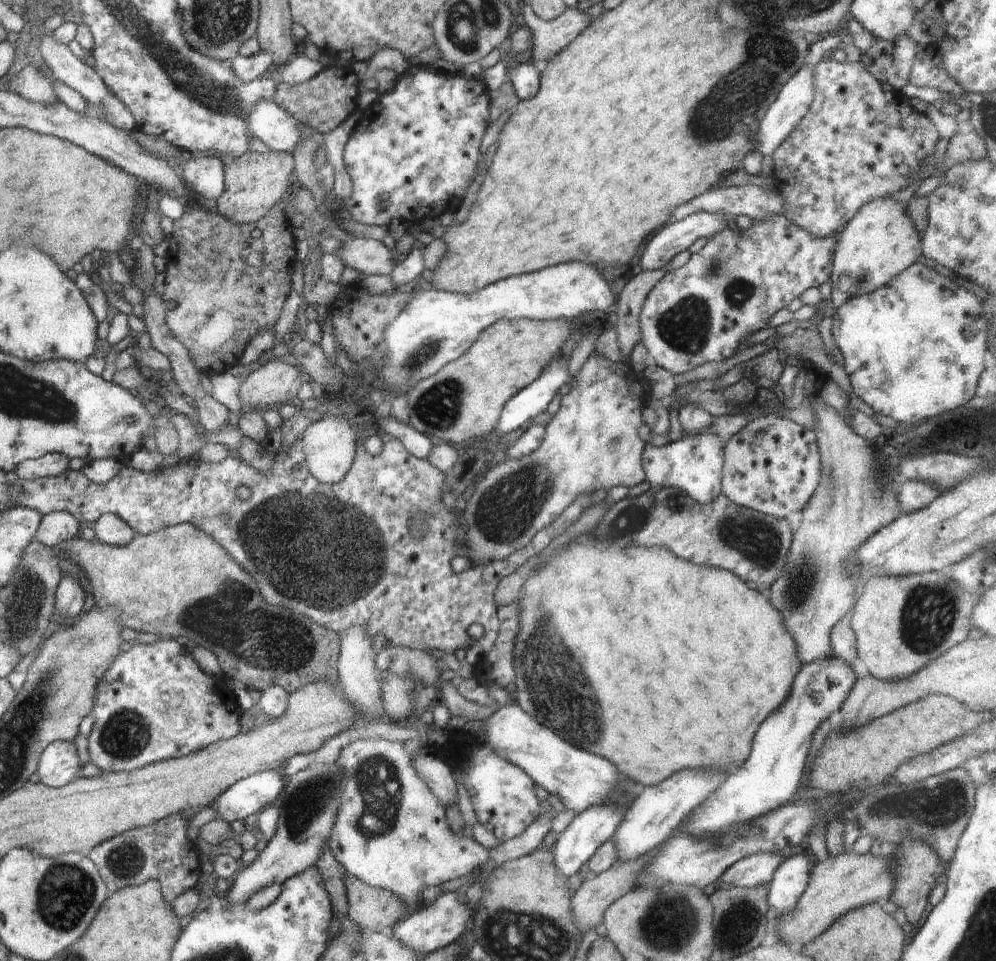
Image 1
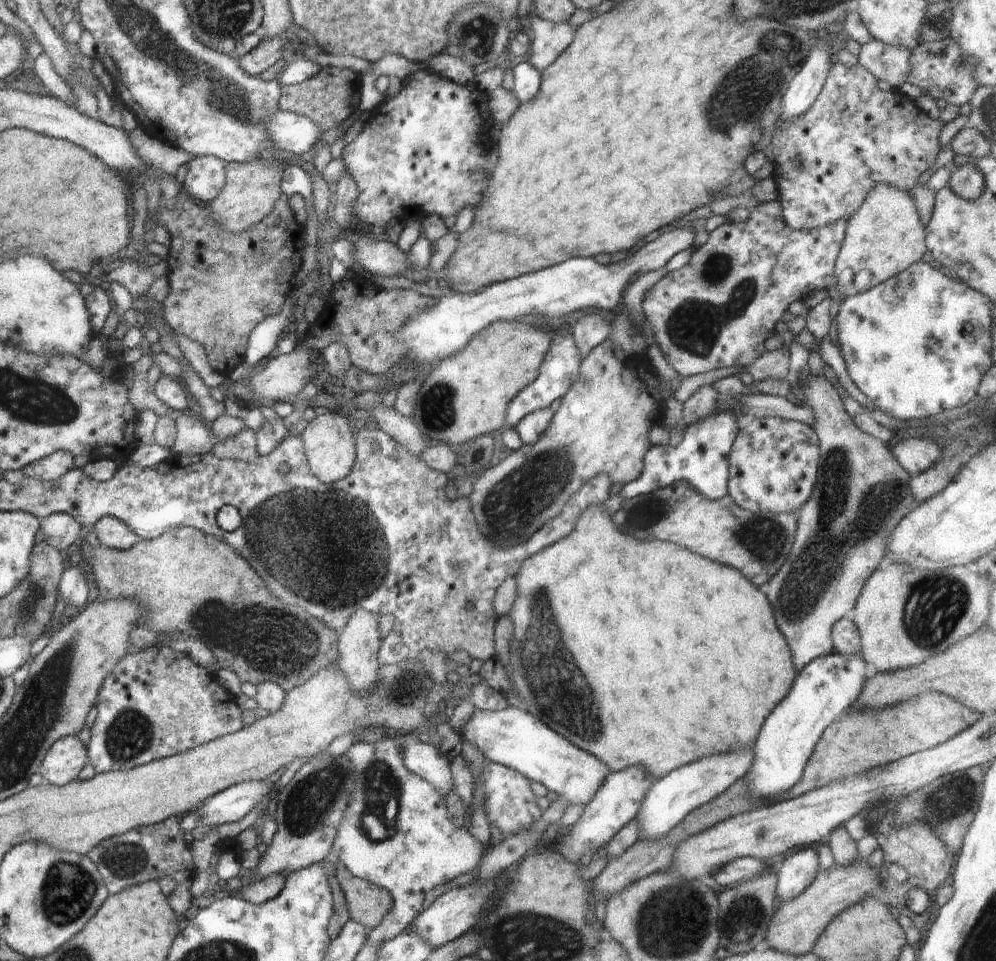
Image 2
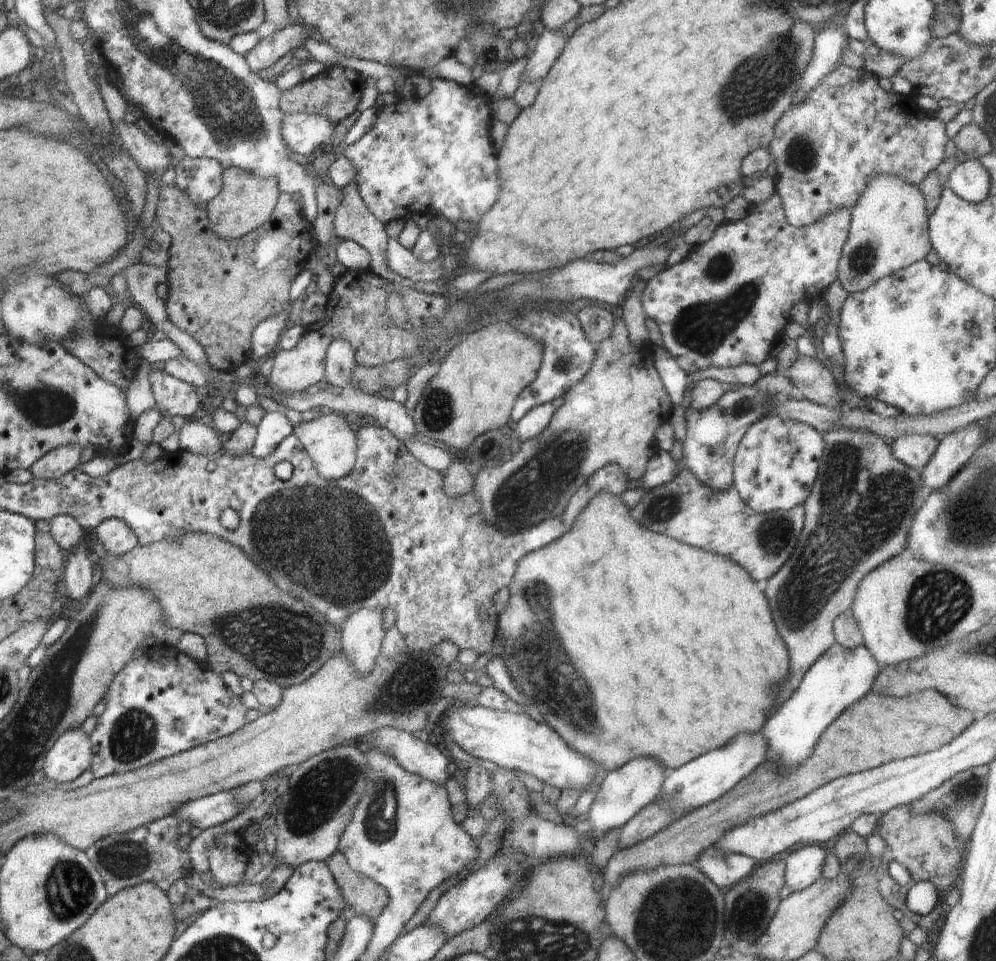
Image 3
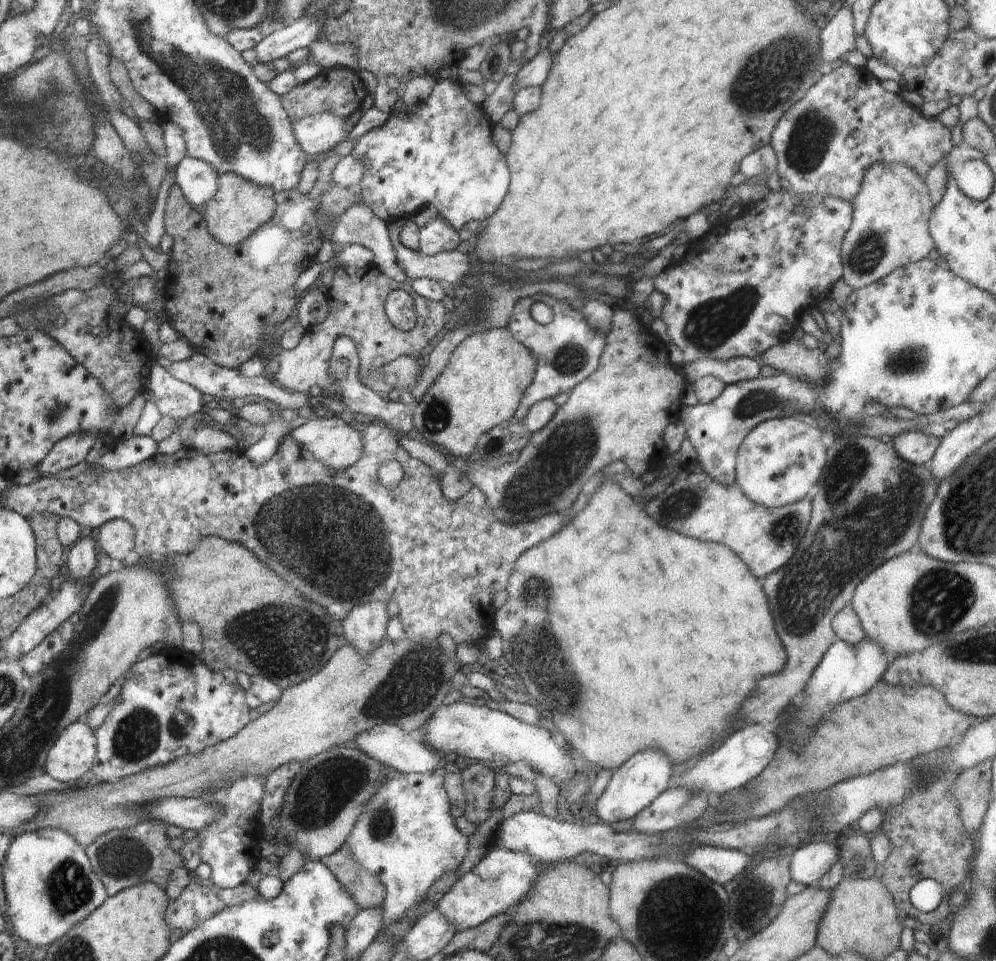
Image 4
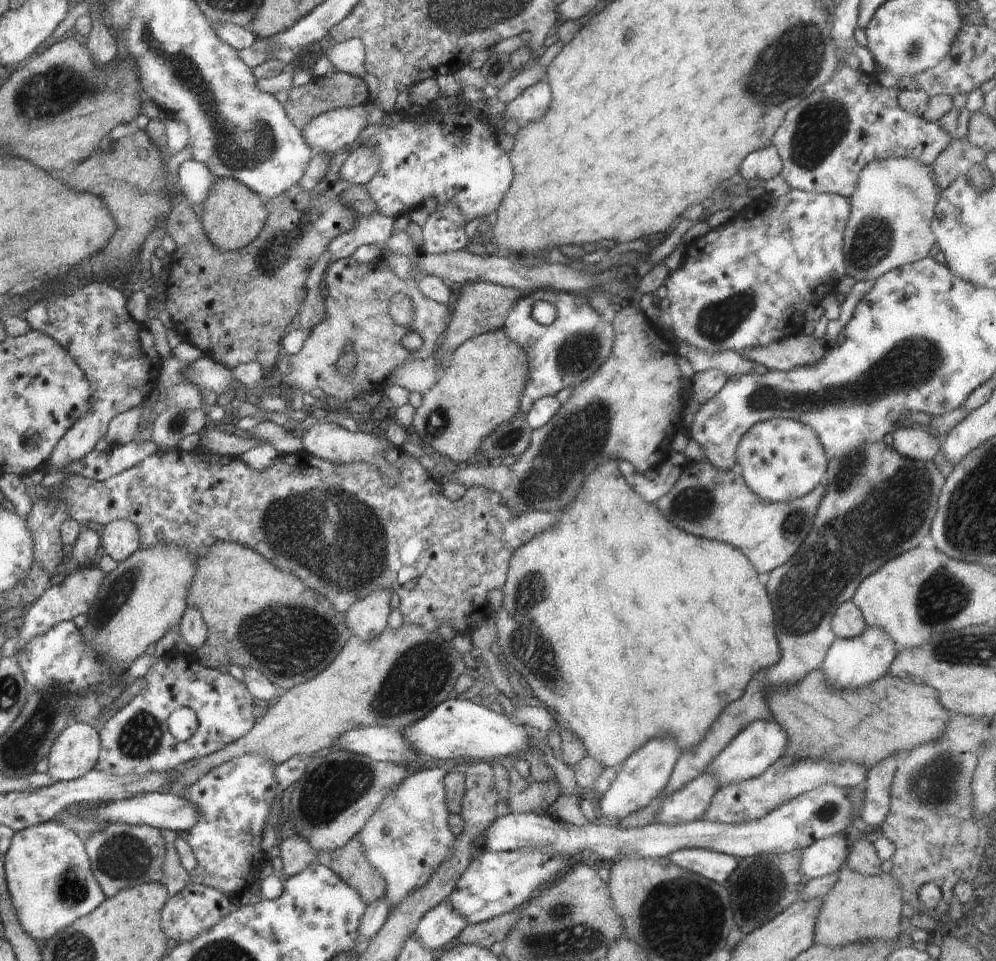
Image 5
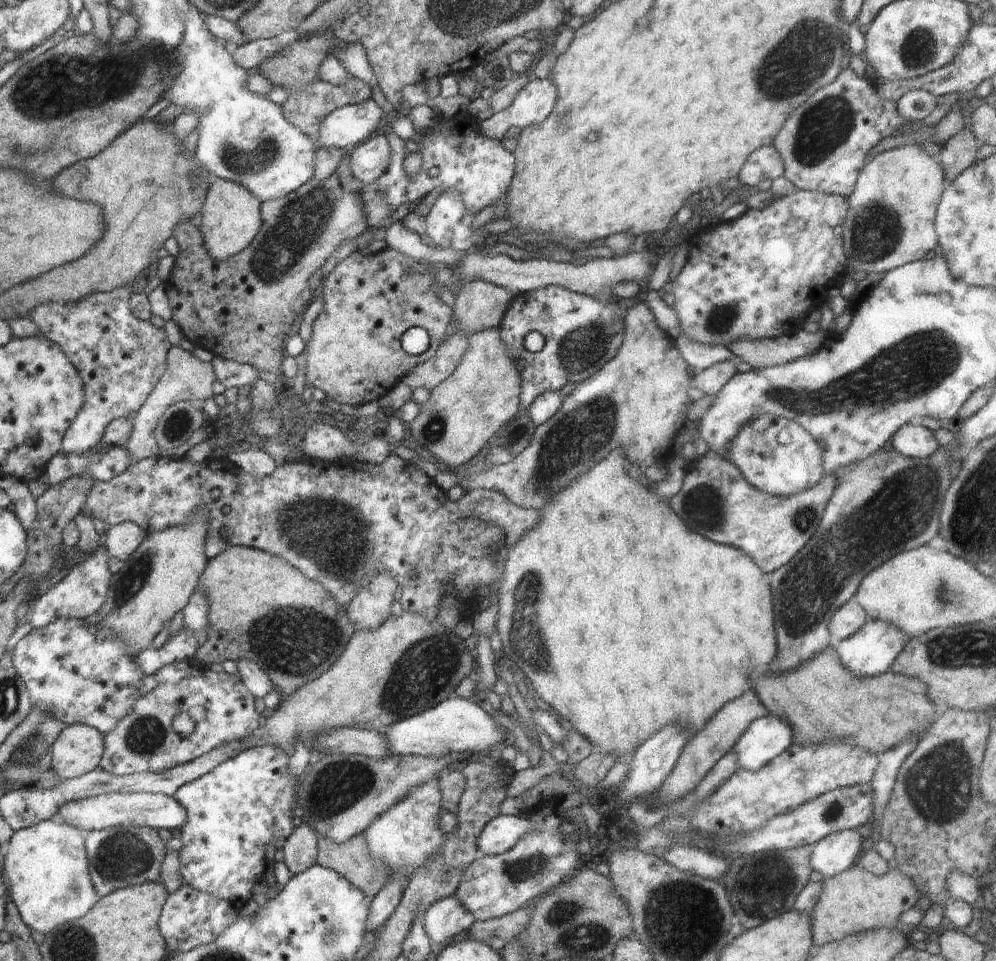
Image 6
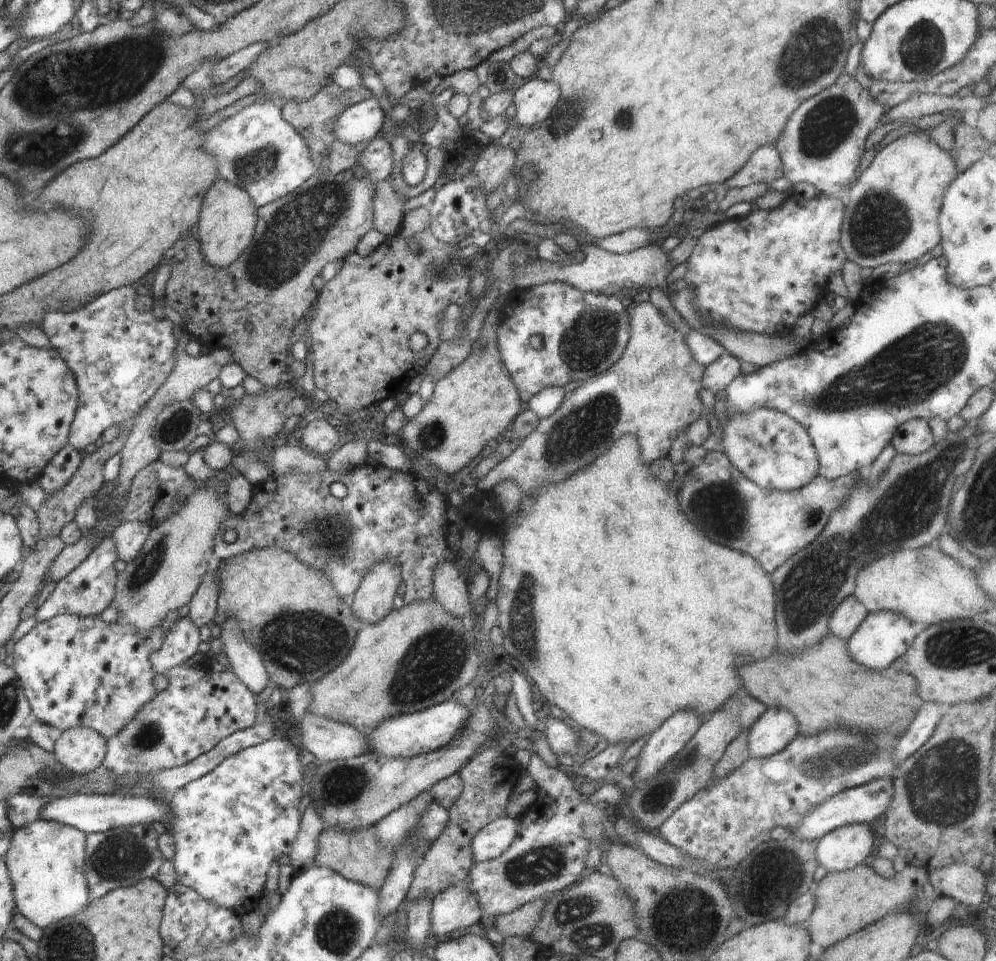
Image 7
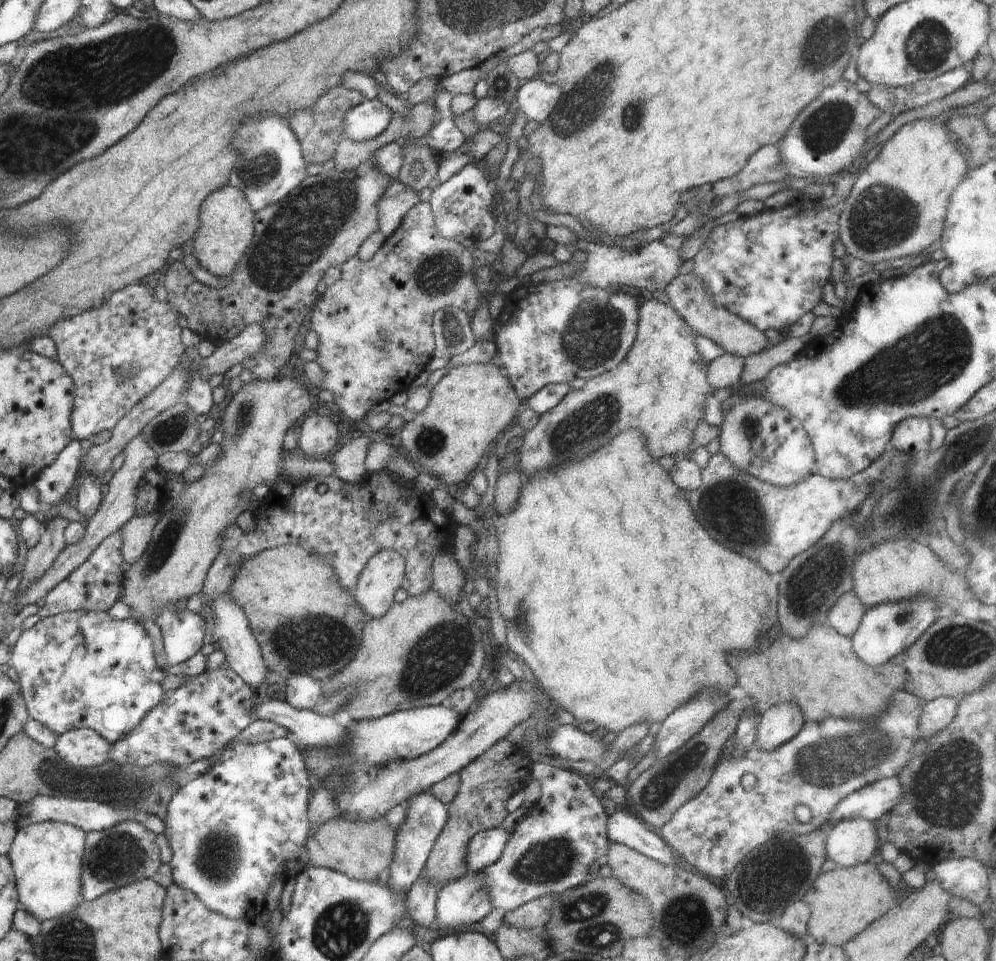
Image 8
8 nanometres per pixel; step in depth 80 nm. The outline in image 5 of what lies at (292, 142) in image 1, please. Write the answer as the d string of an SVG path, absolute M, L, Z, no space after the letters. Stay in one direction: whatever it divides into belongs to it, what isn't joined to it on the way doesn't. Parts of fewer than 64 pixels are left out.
M371 102L334 109L318 115L302 131L313 156L337 153L350 147L367 126L368 114L376 108Z

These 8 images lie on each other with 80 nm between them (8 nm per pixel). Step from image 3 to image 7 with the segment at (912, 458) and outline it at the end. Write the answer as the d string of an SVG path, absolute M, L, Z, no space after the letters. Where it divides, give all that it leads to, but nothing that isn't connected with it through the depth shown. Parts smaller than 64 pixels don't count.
M924 419L903 422L891 440L897 454L919 455L934 445L935 438L930 425Z

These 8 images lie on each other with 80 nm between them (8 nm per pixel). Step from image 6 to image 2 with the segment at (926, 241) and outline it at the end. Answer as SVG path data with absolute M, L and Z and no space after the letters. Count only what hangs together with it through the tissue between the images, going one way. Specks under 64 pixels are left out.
M878 183L872 191L866 195L860 208L848 218L846 234L835 262L835 284L842 296L849 297L860 292L860 289L854 285L854 276L858 272L868 270L869 286L873 287L888 278L896 276L899 272L906 270L911 264L922 260L926 254L927 245L925 242L925 226L920 220L920 215L915 205L915 198L908 191L891 187L889 184Z

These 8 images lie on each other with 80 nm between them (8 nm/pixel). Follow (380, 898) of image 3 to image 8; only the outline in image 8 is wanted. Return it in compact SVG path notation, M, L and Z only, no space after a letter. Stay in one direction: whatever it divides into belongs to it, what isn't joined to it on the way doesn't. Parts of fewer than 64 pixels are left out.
M342 814L320 823L307 838L305 846L310 867L326 867L351 879L373 881L388 871L395 851L396 827L387 823L385 815L374 819L351 819Z

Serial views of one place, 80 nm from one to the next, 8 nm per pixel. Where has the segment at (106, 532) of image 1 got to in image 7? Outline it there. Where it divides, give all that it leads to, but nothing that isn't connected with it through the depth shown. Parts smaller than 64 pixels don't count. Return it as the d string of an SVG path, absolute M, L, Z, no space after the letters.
M122 521L111 534L114 539L117 557L129 563L137 558L145 546L152 527L142 521Z

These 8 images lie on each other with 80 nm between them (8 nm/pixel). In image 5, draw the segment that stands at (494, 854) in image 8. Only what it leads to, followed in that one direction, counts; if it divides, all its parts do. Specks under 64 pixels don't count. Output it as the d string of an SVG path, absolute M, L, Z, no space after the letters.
M822 785L798 795L770 811L760 820L739 825L711 823L706 820L691 823L665 825L654 823L643 827L622 828L586 823L576 826L564 821L555 821L548 814L509 813L498 817L484 836L482 849L488 851L511 851L517 848L548 847L553 853L576 859L588 848L597 852L603 863L610 864L625 856L660 858L668 857L678 849L696 847L724 853L740 860L760 855L792 852L810 846L813 841L843 833L855 816L853 800L847 795L851 790L834 785Z

